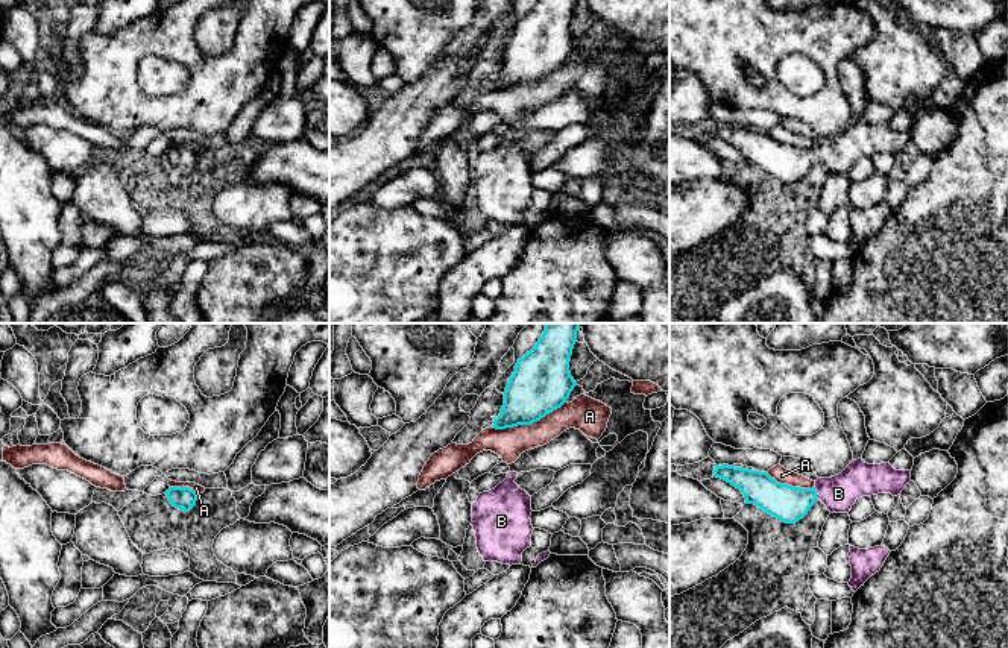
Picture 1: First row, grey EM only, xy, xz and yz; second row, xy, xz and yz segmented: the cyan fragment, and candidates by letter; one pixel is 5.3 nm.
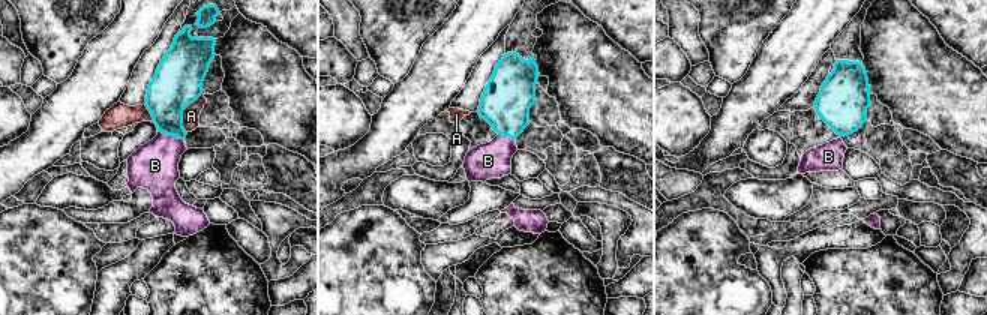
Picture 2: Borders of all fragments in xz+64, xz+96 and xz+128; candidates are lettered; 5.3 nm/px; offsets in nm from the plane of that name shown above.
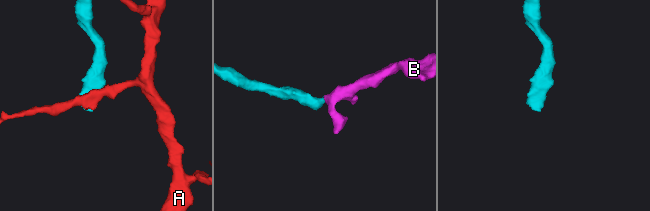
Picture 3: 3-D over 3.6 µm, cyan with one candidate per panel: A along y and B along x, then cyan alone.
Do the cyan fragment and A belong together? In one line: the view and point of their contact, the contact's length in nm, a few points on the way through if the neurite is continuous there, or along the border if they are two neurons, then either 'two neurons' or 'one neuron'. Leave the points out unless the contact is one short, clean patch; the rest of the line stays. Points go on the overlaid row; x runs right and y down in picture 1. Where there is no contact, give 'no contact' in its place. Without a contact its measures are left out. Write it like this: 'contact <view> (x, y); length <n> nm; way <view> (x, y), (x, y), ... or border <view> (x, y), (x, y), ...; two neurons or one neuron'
contact xz (529, 424); length 420 nm; two neurons

